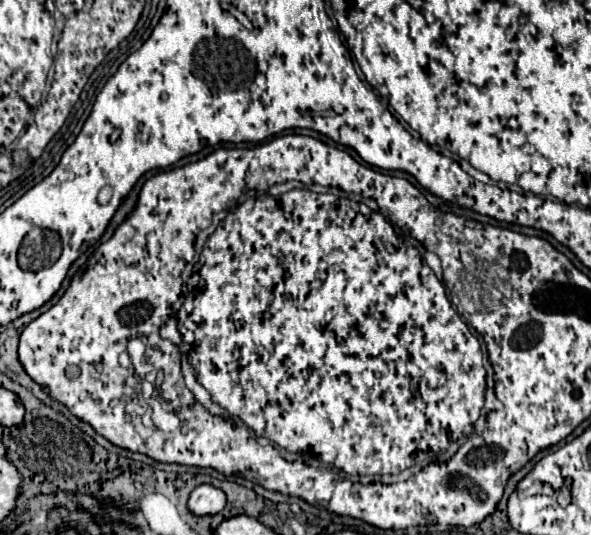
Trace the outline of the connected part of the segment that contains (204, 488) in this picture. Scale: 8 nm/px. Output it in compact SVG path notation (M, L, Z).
M202 484L190 492L188 498L188 510L194 516L206 516L206 514L218 514L226 504L226 494L210 484Z

